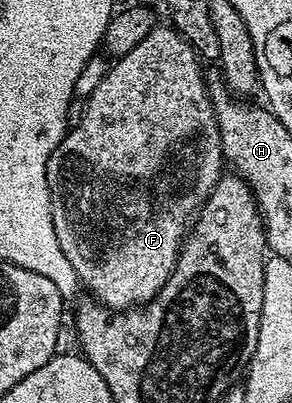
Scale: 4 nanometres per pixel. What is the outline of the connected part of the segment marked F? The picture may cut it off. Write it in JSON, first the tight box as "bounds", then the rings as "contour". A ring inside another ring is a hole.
{"bounds":[46,23,226,311],"contour":[[[164,23],[157,24],[150,35],[146,35],[146,39],[142,39],[142,43],[134,47],[134,51],[111,62],[106,79],[102,79],[98,88],[83,102],[84,114],[81,115],[80,122],[77,125],[75,122],[69,128],[48,160],[46,179],[52,196],[52,218],[54,235],[58,235],[58,247],[62,247],[62,255],[70,259],[70,267],[74,267],[77,282],[83,288],[85,285],[92,292],[89,294],[110,310],[123,311],[143,307],[156,298],[158,291],[162,291],[166,279],[170,279],[174,271],[184,238],[188,236],[194,218],[199,214],[204,200],[212,194],[212,188],[221,179],[220,168],[225,168],[226,160],[220,142],[218,119],[208,94],[206,73],[200,70],[200,65],[202,66],[202,61],[196,50],[177,29]]]}

